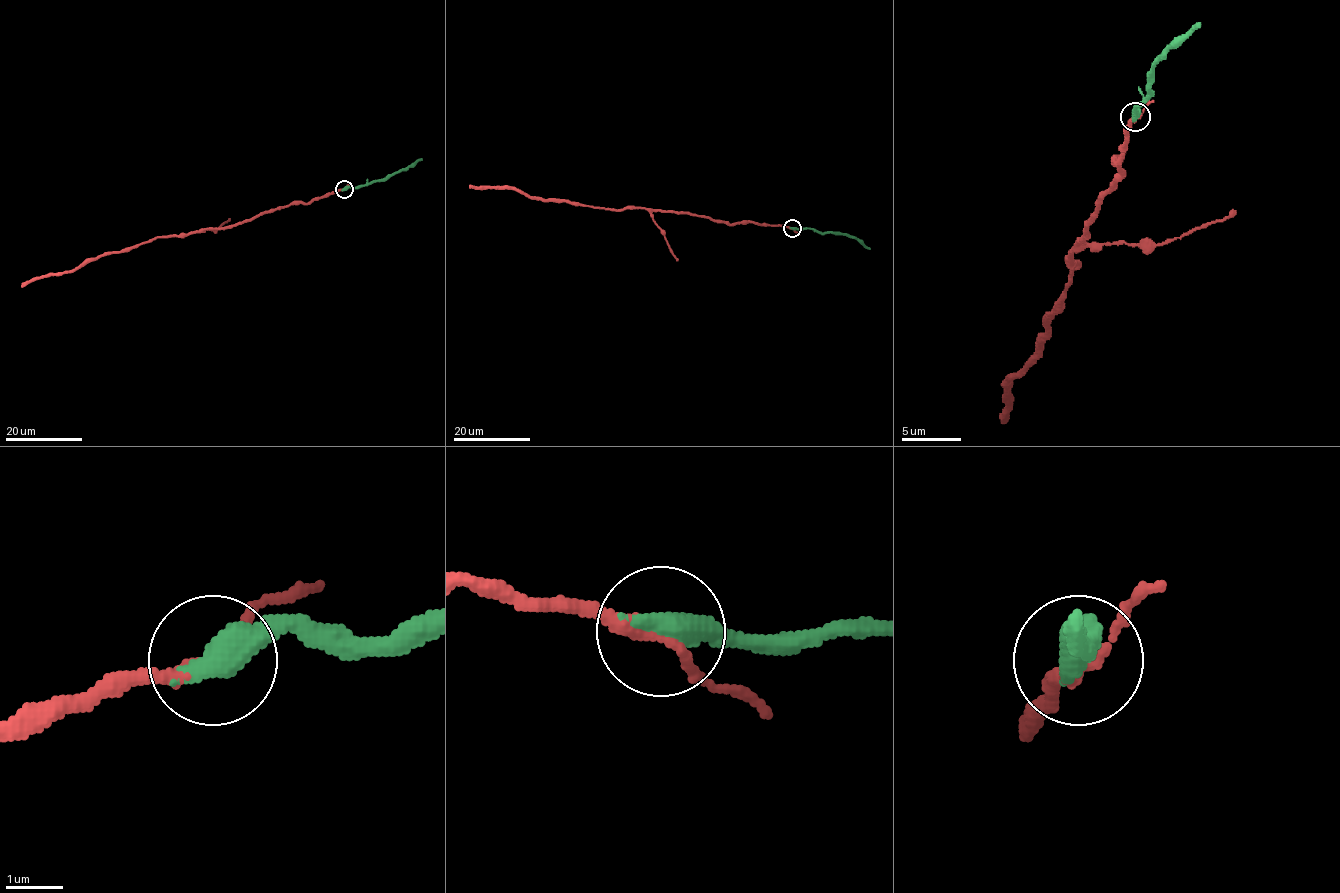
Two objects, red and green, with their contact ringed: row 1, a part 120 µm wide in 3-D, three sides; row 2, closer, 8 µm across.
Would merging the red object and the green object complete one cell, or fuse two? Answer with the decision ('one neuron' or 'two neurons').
one neuron

